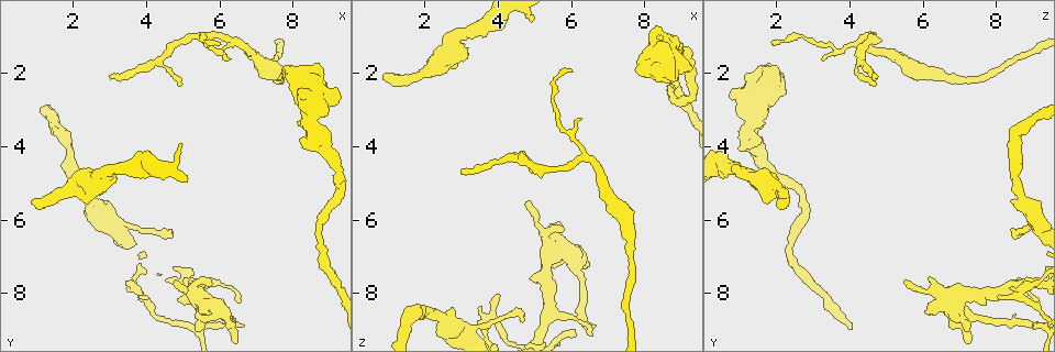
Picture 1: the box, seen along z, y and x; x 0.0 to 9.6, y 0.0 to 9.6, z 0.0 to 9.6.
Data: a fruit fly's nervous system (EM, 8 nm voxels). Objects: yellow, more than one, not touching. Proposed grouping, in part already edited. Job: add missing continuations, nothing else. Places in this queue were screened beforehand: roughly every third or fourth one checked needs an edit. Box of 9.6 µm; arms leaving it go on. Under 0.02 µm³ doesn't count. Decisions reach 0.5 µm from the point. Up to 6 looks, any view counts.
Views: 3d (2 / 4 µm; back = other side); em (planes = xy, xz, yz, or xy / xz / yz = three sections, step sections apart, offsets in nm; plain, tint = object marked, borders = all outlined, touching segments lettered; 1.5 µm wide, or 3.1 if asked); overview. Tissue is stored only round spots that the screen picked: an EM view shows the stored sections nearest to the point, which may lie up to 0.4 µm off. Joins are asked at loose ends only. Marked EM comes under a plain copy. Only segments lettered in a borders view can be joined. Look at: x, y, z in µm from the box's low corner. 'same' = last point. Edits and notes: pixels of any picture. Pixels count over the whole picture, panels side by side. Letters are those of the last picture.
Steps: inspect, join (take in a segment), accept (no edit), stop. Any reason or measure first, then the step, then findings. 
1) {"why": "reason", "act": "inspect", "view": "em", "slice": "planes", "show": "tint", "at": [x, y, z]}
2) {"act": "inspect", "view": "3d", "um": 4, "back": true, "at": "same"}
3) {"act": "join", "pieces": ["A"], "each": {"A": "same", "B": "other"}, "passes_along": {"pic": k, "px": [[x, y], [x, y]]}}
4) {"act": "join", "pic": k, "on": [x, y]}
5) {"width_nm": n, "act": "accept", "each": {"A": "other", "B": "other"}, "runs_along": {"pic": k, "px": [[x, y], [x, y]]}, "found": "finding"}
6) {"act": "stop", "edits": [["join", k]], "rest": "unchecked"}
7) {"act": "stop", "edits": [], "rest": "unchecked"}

{"why": "free end", "act": "inspect", "view": "3d", "um": 2, "at": [5.95, 1.20, 1.90]}

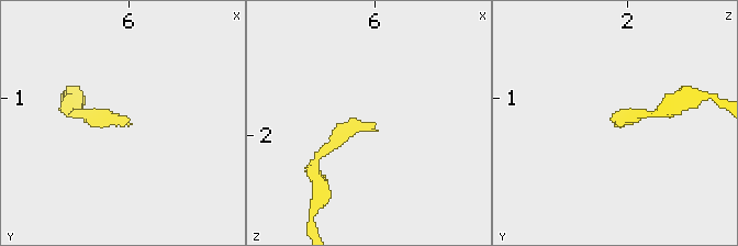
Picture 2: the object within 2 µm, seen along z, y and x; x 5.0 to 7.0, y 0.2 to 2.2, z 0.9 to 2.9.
{"act": "inspect", "view": "em", "slice": "yz", "step": 4, "show": "borders", "at": [5.98, 1.24, 1.88]}

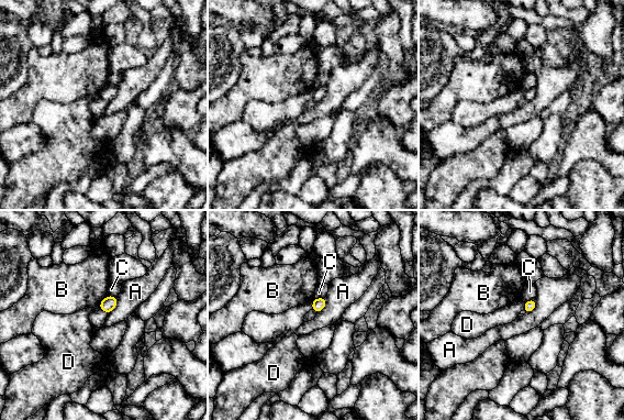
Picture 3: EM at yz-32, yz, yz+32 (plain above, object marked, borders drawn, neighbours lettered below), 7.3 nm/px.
{"why": "cut it another way", "act": "inspect", "view": "em", "slice": "xz", "step": 8, "show": "borders", "at": "same"}

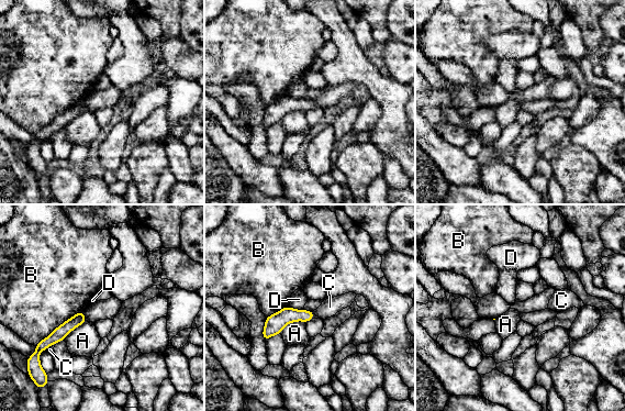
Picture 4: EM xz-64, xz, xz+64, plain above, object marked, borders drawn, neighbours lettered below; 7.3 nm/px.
{"width_nm": 110, "act": "accept", "each": {"A": "other", "B": "other", "C": "other", "D": "other"}, "border": {"pic": 4, "px": [[304, 321], [289, 322], [279, 333]]}, "found": "no lettered segment goes on from it"}

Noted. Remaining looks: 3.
{"why": "free end", "act": "inspect", "view": "em", "slice": "yz", "step": 4, "show": "borders", "at": [8.35, 2.35, 0.75]}

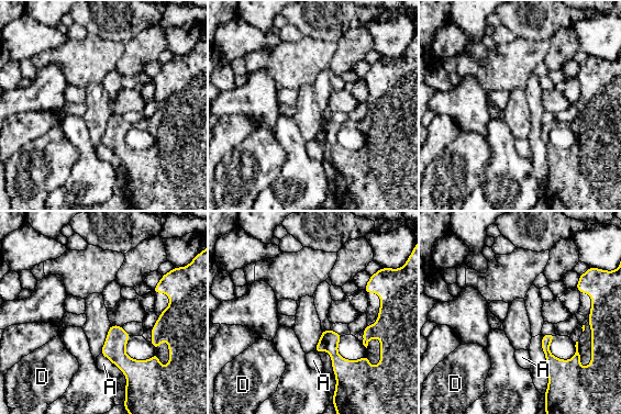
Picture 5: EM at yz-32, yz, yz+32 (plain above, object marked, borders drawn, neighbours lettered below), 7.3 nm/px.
{"why": "another direction", "act": "inspect", "view": "em", "slice": "planes", "show": "borders", "at": "same"}

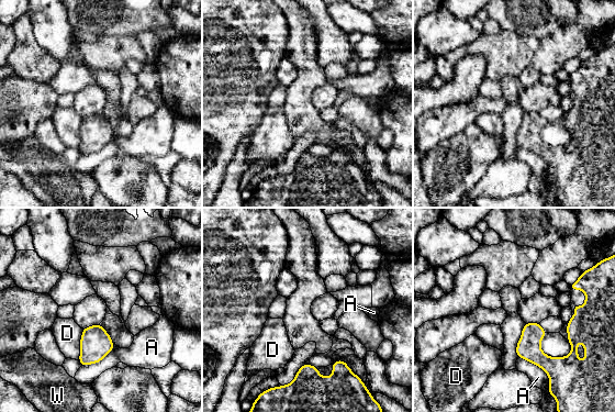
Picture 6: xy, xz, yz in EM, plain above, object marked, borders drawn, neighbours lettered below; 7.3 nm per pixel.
{"act": "accept", "each": {"A": "other", "D": "other", "W": "other"}, "runs_along": {"pic": 6, "px": [[584, 309], [566, 359], [520, 354]]}, "found": "no lettered segment goes on from it"}

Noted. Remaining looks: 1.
{"act": "stop", "edits": [], "rest": "unchecked"}

